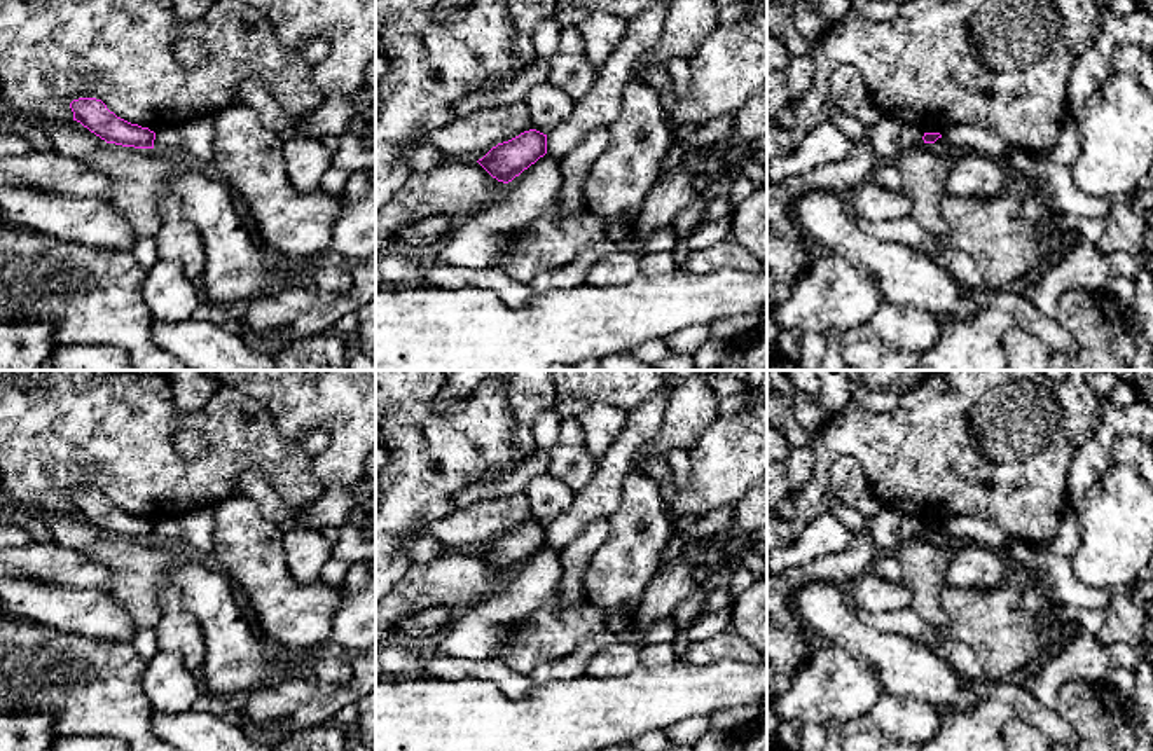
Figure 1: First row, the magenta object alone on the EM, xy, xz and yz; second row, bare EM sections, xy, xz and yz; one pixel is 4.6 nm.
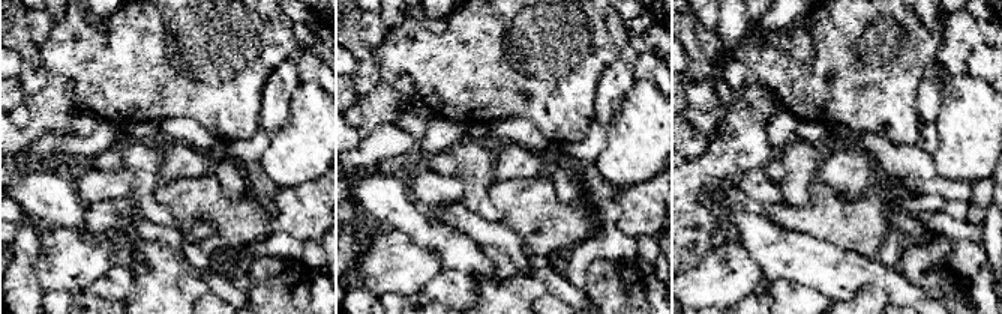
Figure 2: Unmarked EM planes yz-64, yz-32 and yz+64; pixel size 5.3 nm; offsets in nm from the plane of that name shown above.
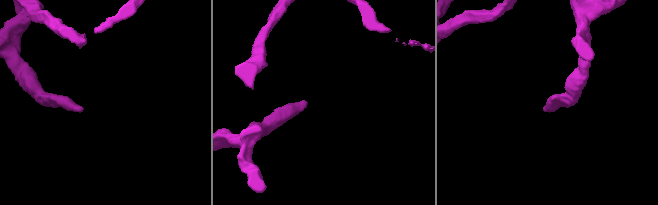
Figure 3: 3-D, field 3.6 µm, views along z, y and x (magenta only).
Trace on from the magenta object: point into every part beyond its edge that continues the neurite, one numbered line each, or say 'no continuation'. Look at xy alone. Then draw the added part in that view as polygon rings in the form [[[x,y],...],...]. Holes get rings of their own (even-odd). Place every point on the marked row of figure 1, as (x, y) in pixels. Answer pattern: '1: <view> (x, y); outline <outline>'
no continuation

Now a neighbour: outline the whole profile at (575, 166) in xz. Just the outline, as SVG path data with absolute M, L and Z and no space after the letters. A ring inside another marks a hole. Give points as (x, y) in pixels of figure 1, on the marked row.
M608 127L590 131L580 143L559 159L563 175L561 204L564 213L583 208L583 192L592 164L606 150L610 141Z

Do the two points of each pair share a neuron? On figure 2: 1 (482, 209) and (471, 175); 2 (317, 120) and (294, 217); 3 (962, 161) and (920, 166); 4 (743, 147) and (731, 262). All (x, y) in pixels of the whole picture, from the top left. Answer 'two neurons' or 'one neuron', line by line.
1: one neuron
2: two neurons
3: two neurons
4: two neurons

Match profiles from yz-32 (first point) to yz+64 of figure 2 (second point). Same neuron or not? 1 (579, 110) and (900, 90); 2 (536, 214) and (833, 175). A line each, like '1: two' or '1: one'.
1: one
2: two

